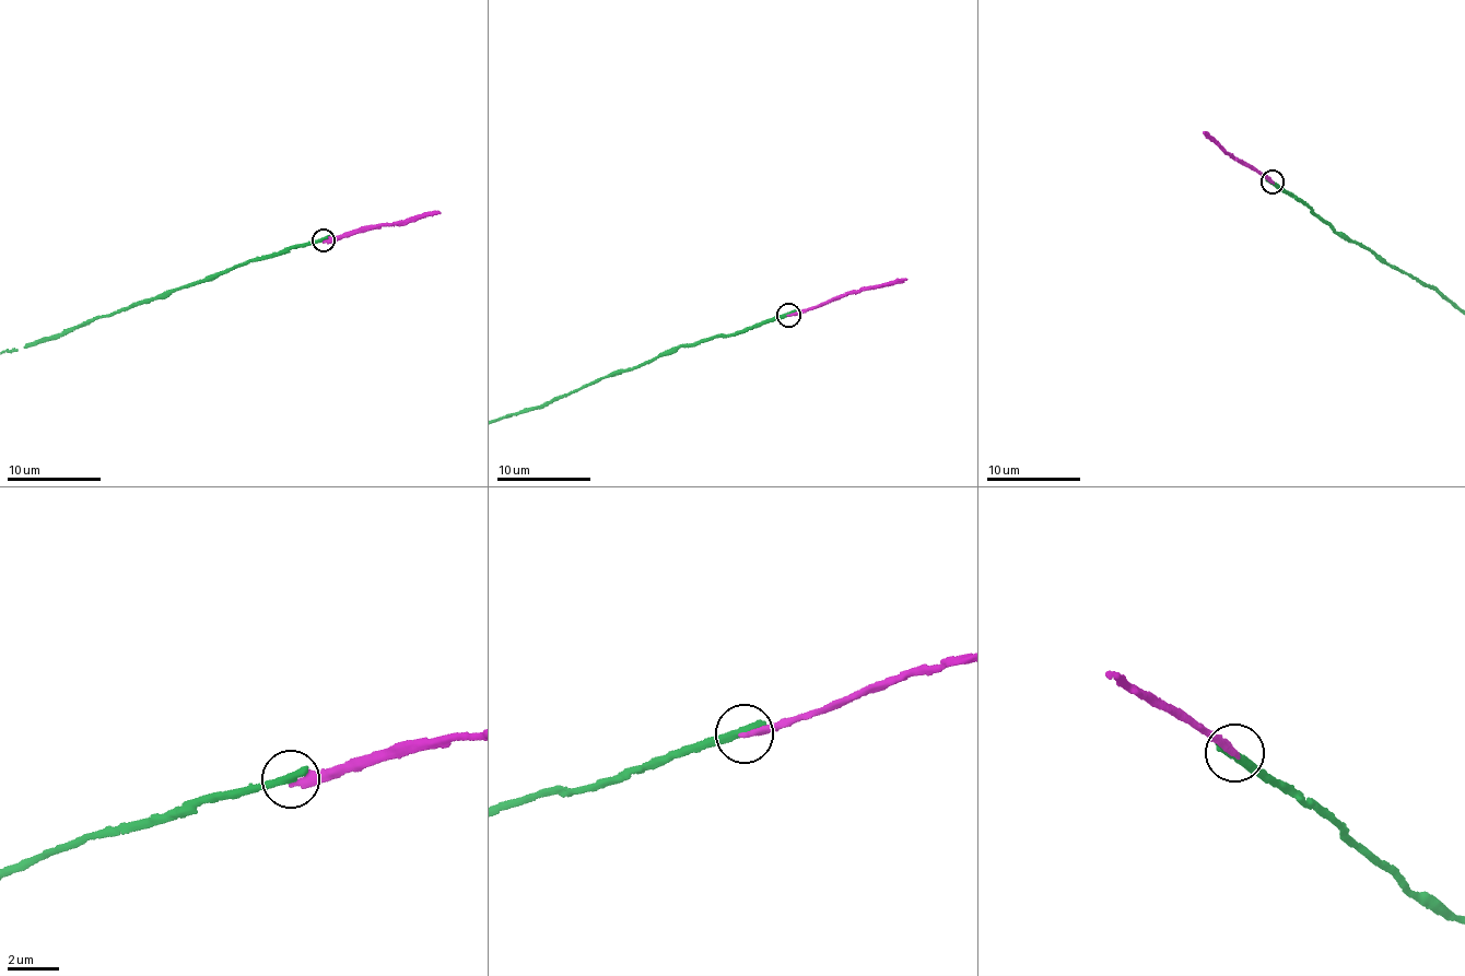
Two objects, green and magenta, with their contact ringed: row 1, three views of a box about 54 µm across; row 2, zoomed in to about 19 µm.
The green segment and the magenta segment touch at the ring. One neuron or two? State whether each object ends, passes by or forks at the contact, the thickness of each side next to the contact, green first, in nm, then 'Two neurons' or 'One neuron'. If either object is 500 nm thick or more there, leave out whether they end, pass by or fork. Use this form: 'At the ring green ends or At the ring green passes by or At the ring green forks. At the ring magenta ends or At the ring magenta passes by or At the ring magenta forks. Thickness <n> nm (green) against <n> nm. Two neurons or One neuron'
At the ring green ends. At the ring magenta ends. Thickness 400 nm (green) against 280 nm. Two neurons

